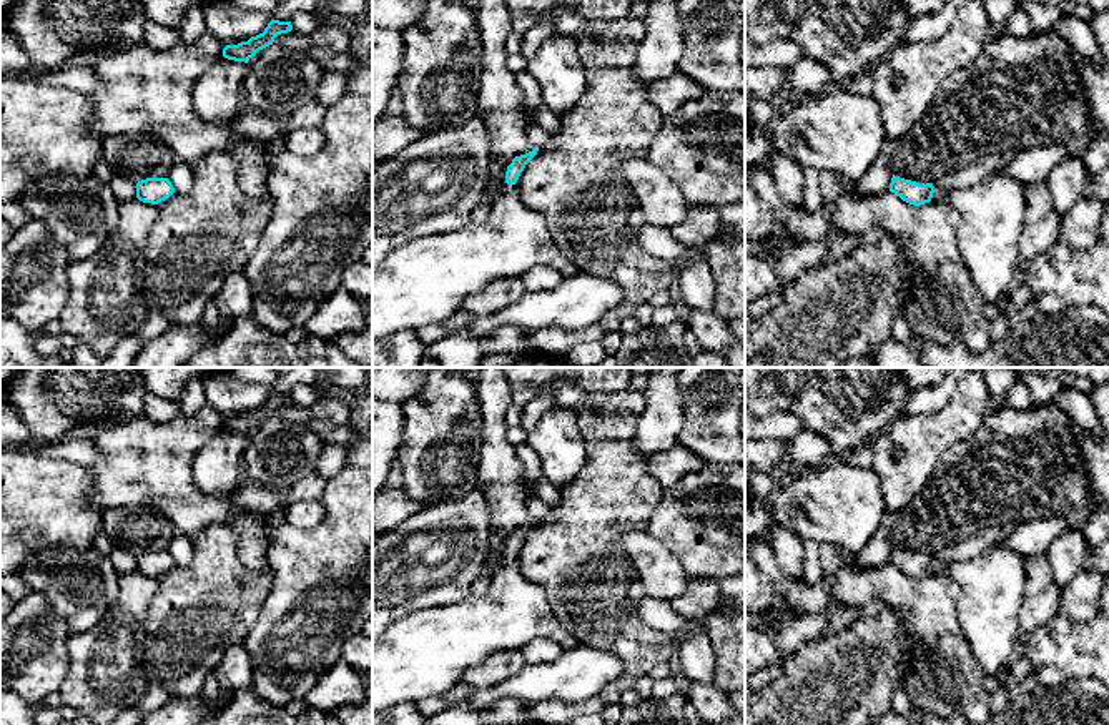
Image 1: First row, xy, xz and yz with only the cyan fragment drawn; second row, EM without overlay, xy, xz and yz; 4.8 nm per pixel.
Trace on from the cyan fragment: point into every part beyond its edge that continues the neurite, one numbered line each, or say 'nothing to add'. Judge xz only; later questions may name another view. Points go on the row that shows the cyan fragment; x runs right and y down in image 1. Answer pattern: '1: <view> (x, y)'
1: xz (421, 283)

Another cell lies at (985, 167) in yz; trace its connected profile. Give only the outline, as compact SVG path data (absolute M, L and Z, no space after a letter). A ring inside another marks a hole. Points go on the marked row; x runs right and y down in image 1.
M1009 150L999 155L983 156L958 171L941 176L933 181L934 193L929 203L946 205L949 190L973 186L993 173L998 173L999 168L1008 166L1021 151L1024 150Z

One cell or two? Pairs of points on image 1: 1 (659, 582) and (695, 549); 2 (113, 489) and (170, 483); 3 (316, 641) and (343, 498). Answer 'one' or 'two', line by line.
1: two
2: one
3: one

